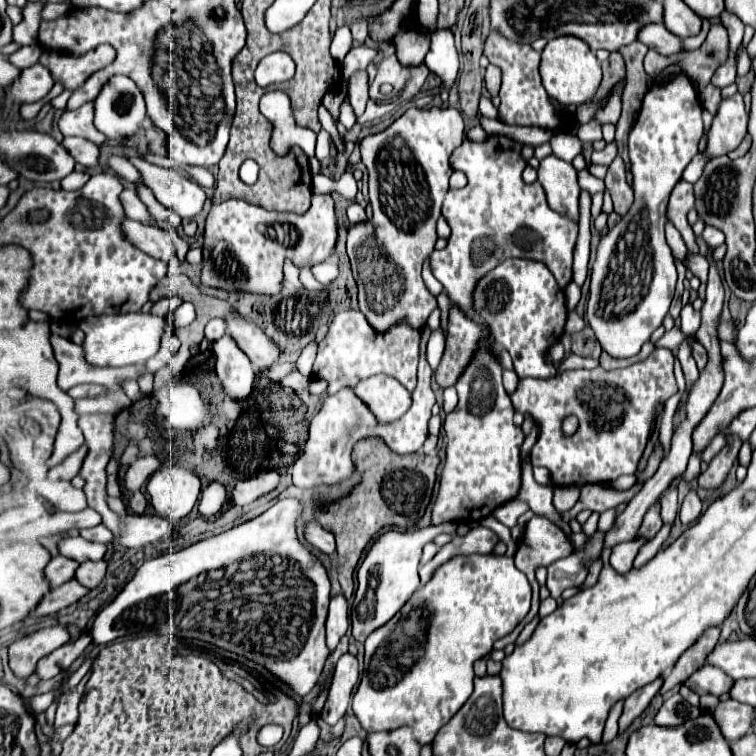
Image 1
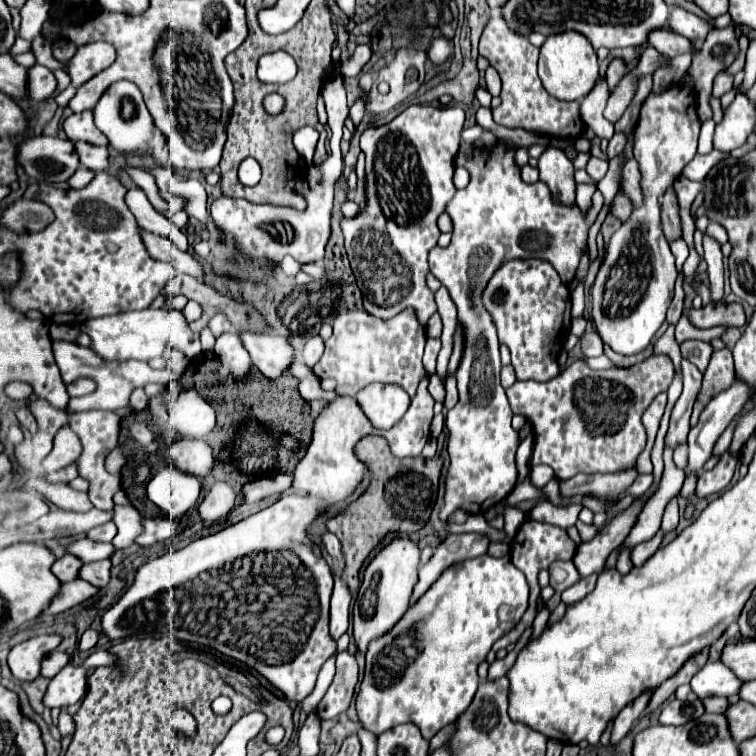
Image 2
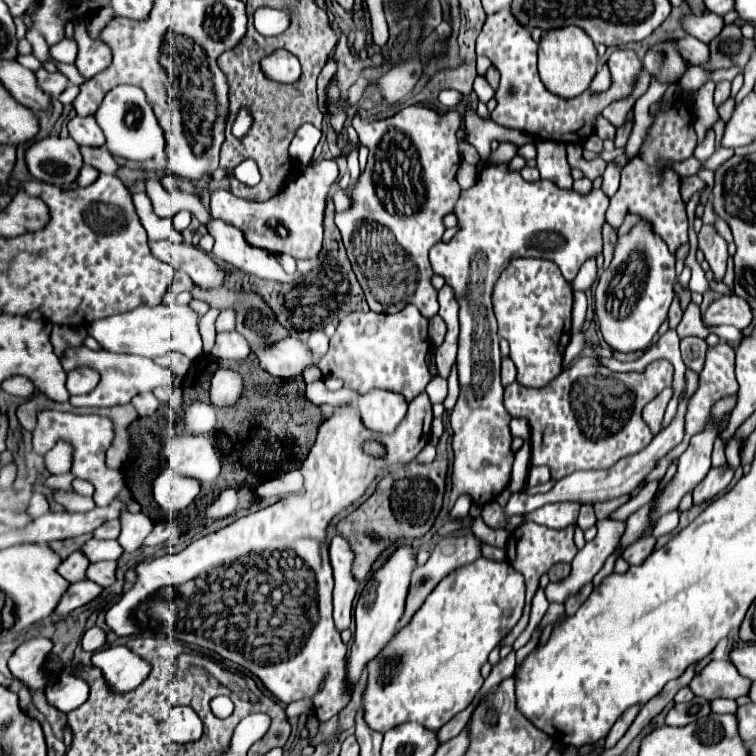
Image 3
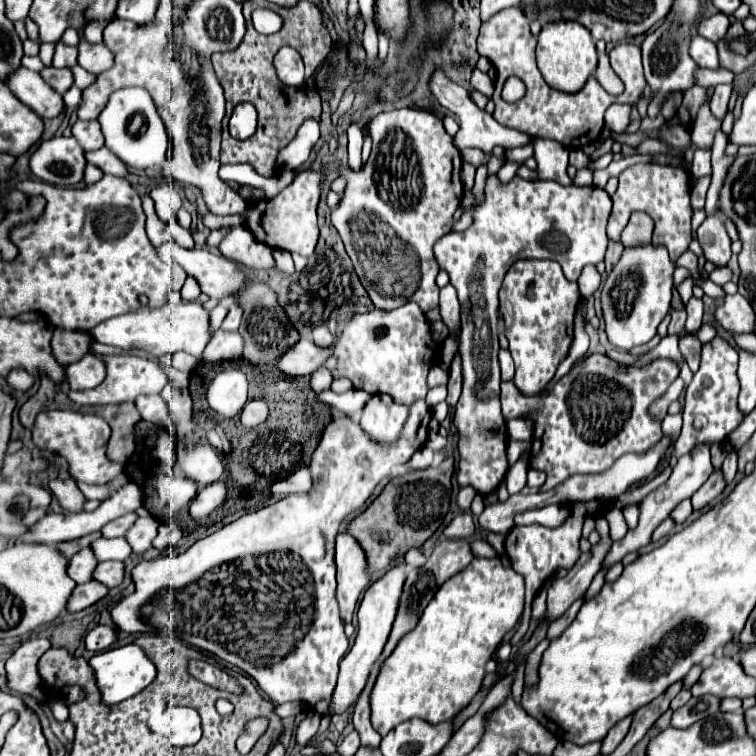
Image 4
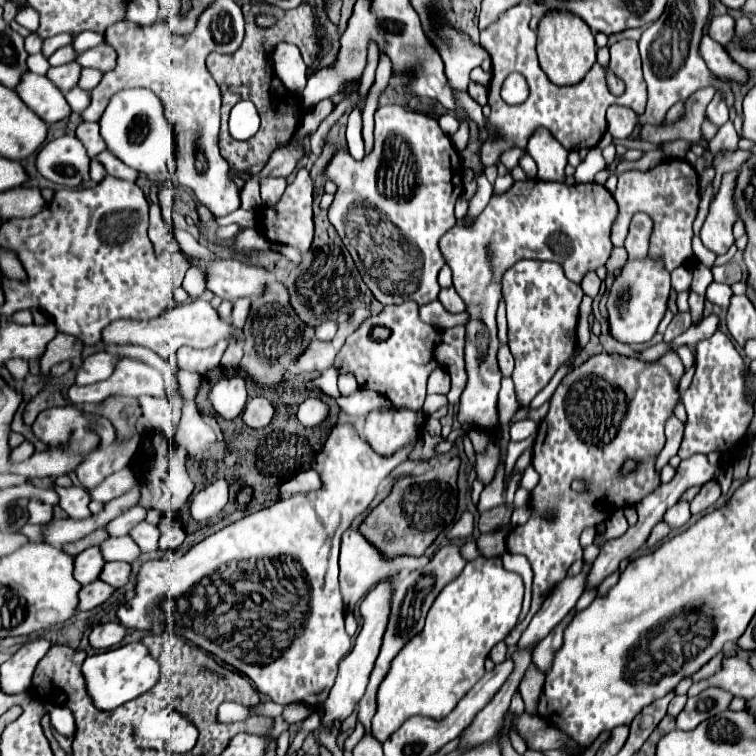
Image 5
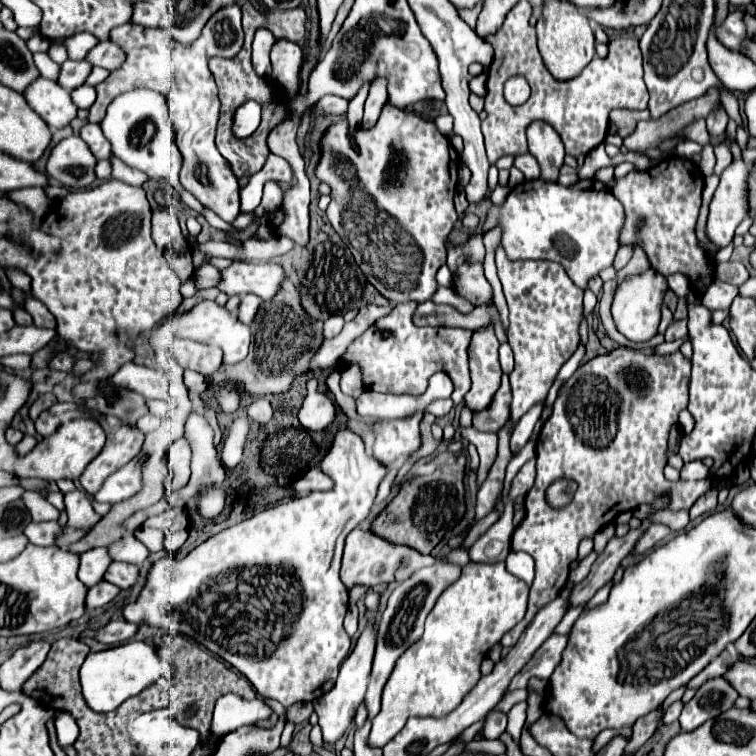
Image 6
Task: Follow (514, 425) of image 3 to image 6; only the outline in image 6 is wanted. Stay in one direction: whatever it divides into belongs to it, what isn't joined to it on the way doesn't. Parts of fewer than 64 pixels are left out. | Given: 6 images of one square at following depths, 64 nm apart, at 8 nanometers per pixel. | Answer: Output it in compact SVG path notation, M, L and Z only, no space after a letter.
M538 404L538 406L532 408L532 410L528 410L528 412L522 416L522 420L516 424L516 428L514 428L514 432L512 432L512 438L510 438L510 448L512 448L514 454L518 454L518 452L524 448L524 444L530 440L532 430L534 430L538 418L540 418L540 412L542 412L542 404Z

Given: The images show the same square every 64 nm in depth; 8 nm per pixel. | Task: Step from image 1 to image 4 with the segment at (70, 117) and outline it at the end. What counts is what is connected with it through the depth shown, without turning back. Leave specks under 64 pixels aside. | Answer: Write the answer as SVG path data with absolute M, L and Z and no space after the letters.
M78 120L78 122L72 126L72 134L74 134L74 138L80 142L80 146L82 146L86 152L92 152L92 150L98 150L98 148L104 146L104 136L102 136L102 132L100 132L98 120L90 120L90 122Z

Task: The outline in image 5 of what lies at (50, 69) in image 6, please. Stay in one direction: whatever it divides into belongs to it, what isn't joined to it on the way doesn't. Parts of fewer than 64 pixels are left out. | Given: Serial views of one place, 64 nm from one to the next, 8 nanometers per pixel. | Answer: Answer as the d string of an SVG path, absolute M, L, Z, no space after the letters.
M34 54L34 56L30 56L30 58L28 58L28 66L30 66L32 72L42 74L42 76L46 76L48 70L50 70L50 62L48 62L48 58L46 58L44 54Z

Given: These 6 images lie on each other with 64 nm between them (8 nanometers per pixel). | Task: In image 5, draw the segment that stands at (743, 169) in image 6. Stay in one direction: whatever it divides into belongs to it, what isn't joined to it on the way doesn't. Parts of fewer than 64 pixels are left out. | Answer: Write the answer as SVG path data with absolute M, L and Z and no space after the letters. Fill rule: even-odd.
M728 120L718 132L716 136L708 142L710 150L728 150L728 152L736 152L738 150L738 134L734 130L734 124ZM738 170L722 176L720 190L710 204L710 214L700 232L704 246L718 256L726 254L734 242L732 226L738 220L738 210L734 208L734 178L738 178Z

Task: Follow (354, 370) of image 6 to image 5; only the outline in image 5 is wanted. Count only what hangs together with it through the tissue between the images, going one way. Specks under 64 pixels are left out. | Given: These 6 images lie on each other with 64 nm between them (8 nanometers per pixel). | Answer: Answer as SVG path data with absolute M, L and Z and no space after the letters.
M342 374L342 376L338 378L338 390L340 390L344 396L354 394L358 388L360 388L360 386L358 386L354 374Z

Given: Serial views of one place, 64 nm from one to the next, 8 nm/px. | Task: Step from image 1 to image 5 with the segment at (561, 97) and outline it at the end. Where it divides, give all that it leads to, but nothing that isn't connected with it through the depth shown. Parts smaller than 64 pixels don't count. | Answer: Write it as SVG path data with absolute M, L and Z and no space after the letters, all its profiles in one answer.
M550 10L544 14L538 24L538 60L548 78L558 86L570 86L582 80L582 76L596 62L596 44L592 30L582 22L582 18L574 18L574 14L566 14L566 10Z

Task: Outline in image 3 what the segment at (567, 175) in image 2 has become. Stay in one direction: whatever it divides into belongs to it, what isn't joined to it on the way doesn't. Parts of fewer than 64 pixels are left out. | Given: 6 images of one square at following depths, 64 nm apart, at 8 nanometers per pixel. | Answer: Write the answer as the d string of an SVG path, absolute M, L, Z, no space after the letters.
M538 140L536 142L538 150L538 170L540 178L552 180L560 188L572 188L572 176L570 176L570 166L566 160L566 148L560 142L550 142L550 140Z

